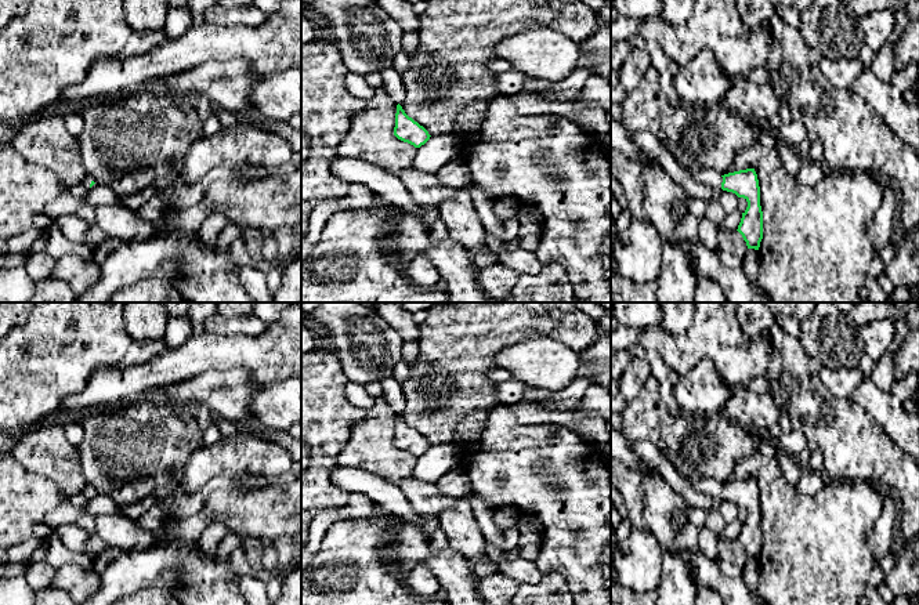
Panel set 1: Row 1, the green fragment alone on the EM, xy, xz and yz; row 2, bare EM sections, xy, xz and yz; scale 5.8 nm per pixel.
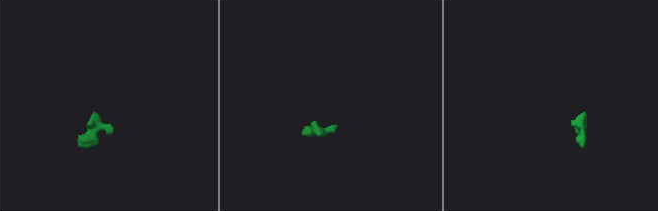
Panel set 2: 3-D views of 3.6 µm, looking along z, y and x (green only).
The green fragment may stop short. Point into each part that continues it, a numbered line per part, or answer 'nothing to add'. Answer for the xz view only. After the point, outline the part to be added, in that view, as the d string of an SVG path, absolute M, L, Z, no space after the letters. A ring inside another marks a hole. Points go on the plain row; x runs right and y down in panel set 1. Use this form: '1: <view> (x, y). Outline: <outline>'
nothing to add

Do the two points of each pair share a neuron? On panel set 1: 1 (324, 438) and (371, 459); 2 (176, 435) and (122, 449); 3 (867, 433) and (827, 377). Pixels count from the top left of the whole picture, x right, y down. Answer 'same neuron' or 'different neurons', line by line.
1: different neurons
2: same neuron
3: different neurons

